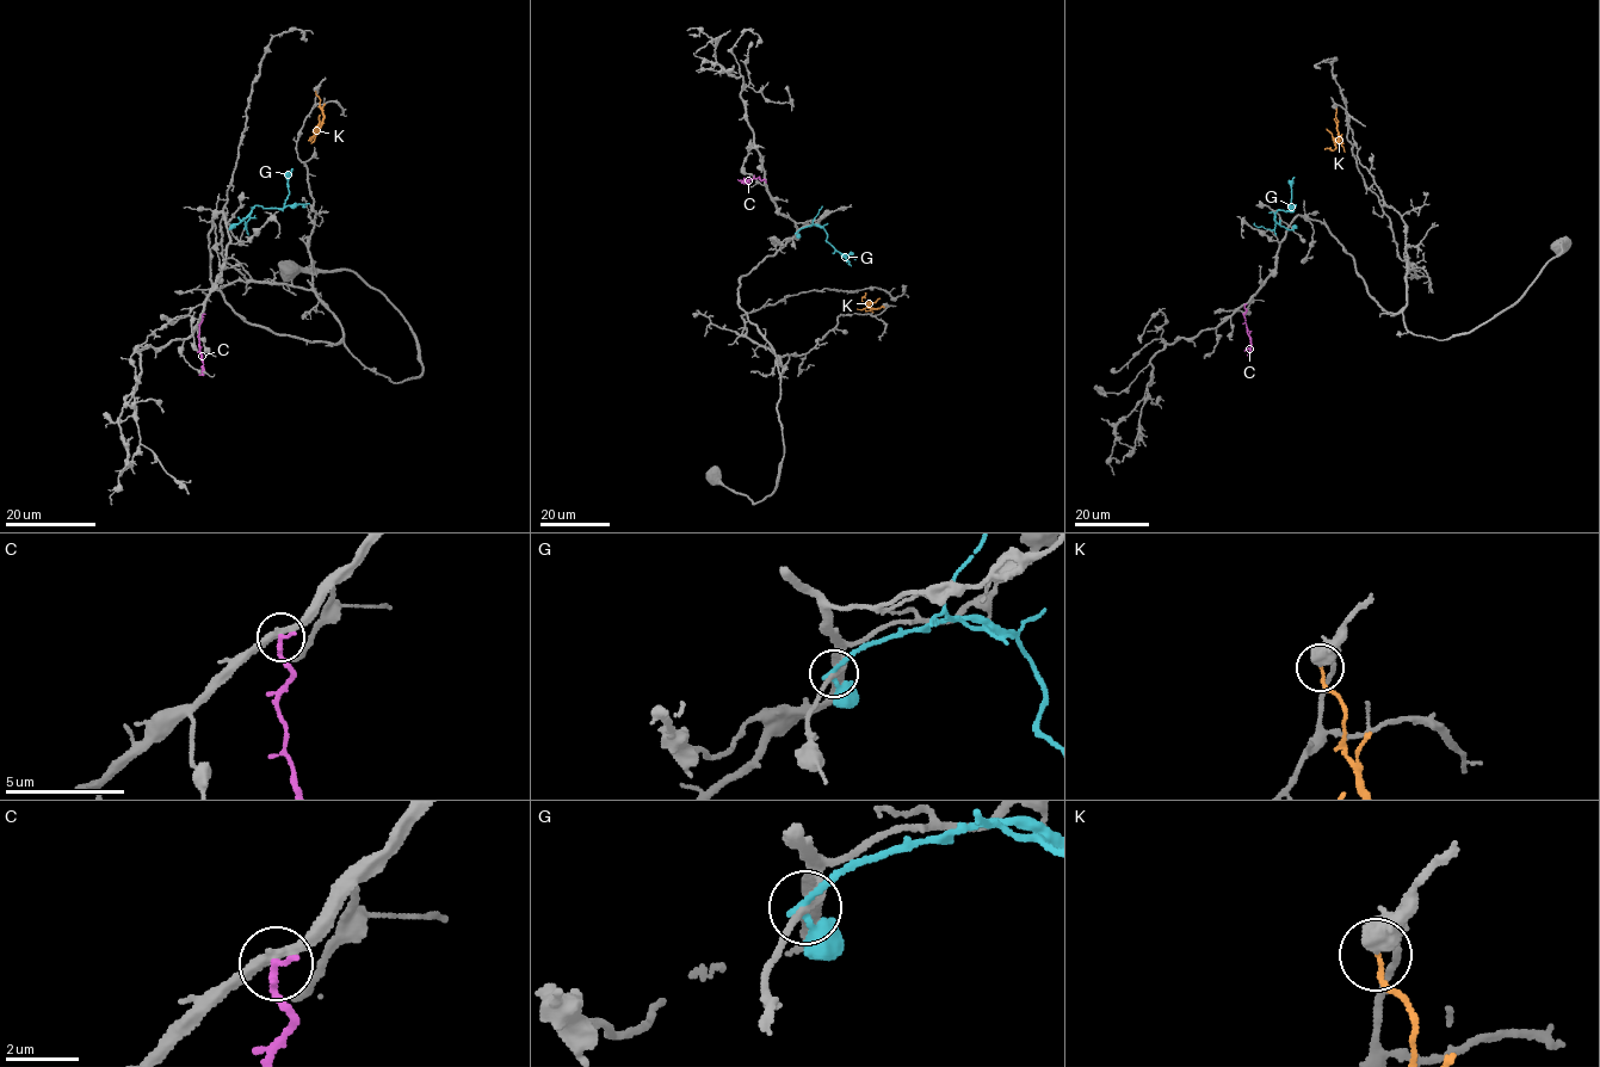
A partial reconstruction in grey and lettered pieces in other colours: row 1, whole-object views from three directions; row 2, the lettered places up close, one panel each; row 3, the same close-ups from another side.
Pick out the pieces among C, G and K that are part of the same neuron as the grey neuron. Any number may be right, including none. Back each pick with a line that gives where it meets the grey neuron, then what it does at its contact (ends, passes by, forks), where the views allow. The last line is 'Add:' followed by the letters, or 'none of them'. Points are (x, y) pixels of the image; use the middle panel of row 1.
Add: none of them

